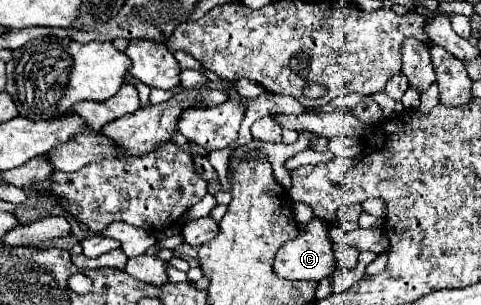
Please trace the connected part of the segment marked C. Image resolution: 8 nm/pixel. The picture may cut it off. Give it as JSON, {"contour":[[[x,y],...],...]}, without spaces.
{"contour":[[[312,218],[294,240],[288,240],[274,258],[274,270],[286,280],[322,280],[332,274],[332,242],[328,238],[328,224],[320,218]]]}

